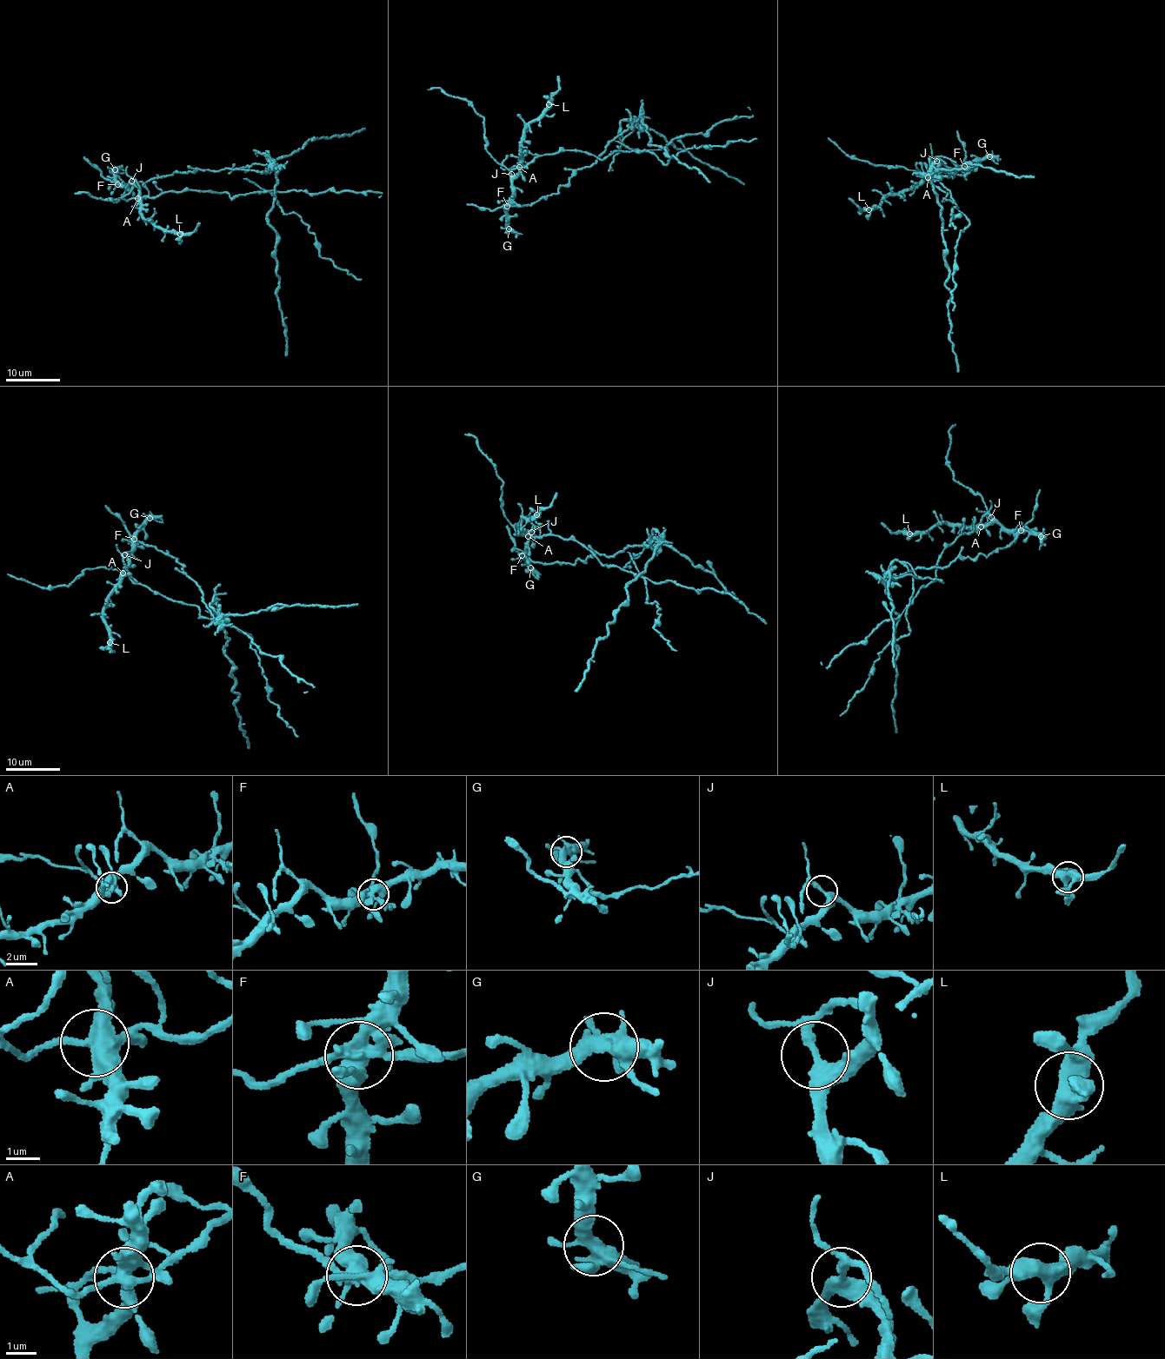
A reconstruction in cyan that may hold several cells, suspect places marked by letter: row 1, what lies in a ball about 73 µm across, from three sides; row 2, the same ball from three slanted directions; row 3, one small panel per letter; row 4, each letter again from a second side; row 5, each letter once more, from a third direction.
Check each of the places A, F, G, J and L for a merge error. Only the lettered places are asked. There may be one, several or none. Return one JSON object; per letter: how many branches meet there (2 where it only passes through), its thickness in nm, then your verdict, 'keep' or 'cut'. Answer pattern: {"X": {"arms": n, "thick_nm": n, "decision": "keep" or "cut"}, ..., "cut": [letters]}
{"A": {"arms": 4, "thick_nm": 440, "decision": "cut"}, "F": {"arms": 7, "thick_nm": 440, "decision": "cut"}, "G": {"arms": 5, "thick_nm": 400, "decision": "keep"}, "J": {"arms": 4, "thick_nm": 320, "decision": "cut"}, "L": {"arms": 4, "thick_nm": 440, "decision": "keep"}, "cut": ["A", "F", "J"]}

